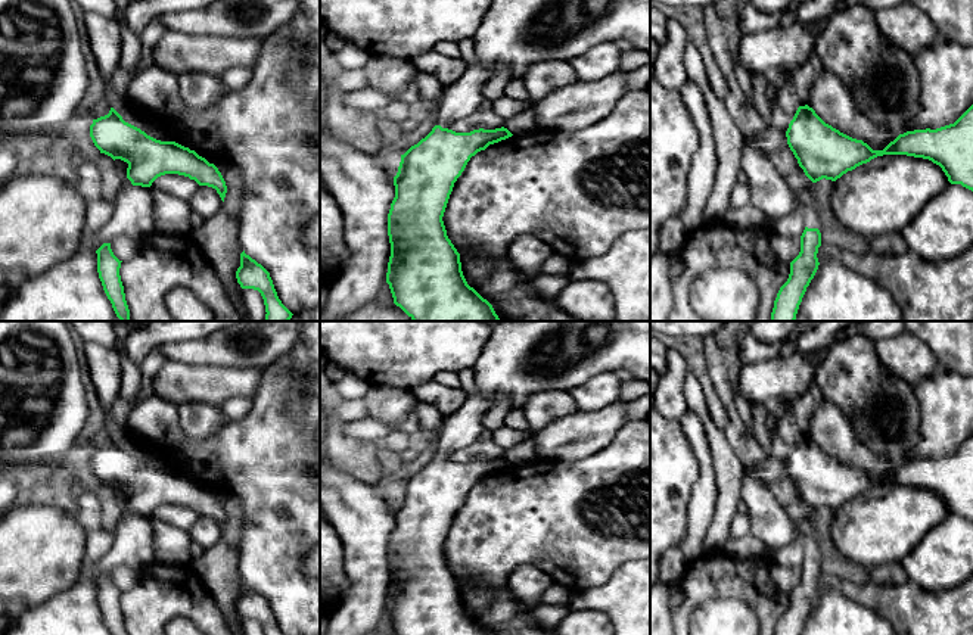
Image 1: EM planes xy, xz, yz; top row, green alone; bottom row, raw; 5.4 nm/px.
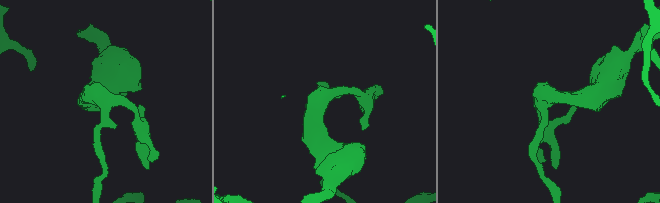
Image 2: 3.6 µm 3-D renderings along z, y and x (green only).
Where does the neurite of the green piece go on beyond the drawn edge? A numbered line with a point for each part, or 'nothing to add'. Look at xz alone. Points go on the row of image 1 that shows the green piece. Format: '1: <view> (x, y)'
1: xz (516, 34)

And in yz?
1: yz (768, 142)

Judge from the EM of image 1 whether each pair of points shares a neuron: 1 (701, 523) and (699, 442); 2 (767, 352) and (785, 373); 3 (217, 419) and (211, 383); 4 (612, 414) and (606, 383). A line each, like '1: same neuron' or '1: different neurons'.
1: same neuron
2: different neurons
3: different neurons
4: different neurons

